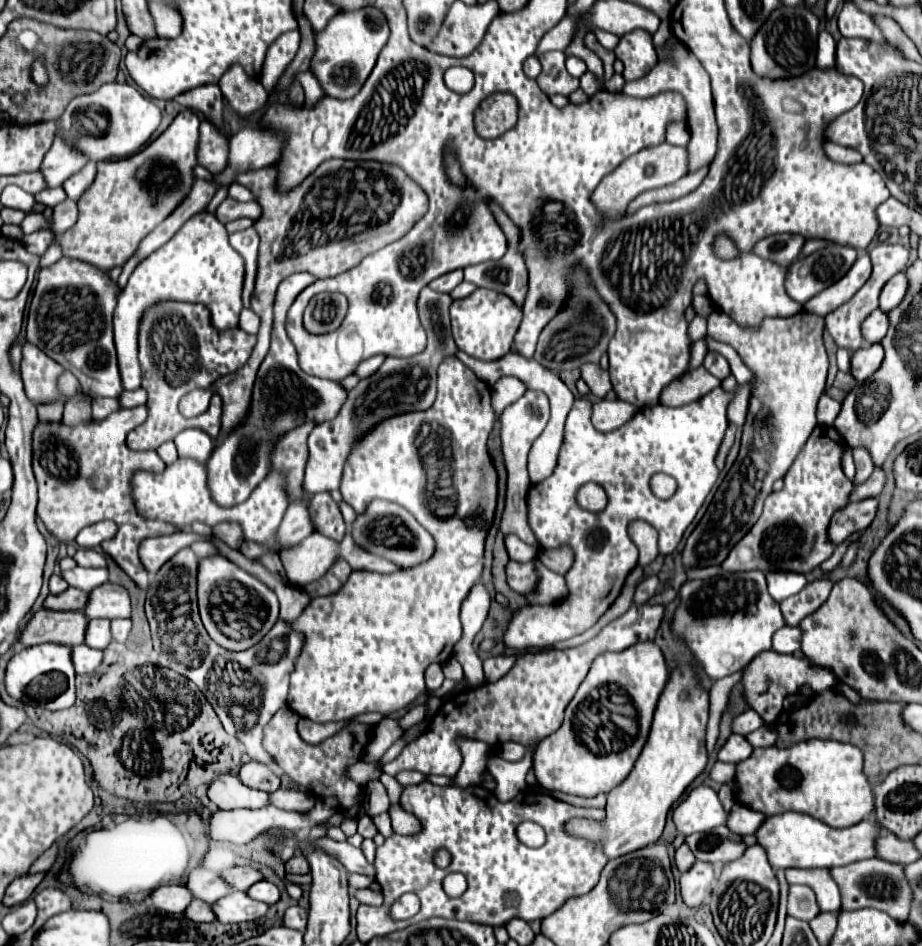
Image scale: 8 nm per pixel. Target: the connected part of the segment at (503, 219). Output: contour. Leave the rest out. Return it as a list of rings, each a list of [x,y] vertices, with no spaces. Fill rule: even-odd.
[[[489,202],[489,208],[497,224],[507,234],[511,246],[499,262],[483,262],[475,266],[467,266],[465,280],[481,288],[491,288],[501,294],[507,294],[517,304],[521,304],[521,300],[525,300],[525,294],[527,294],[527,266],[523,260],[523,254],[519,252],[521,232],[495,202]]]

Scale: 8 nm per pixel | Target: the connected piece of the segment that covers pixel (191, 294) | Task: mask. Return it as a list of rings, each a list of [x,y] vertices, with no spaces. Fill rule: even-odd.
[[[197,214],[189,218],[179,234],[175,234],[165,246],[145,258],[131,274],[127,286],[121,292],[121,300],[115,308],[115,348],[119,358],[121,382],[127,388],[141,386],[141,366],[137,362],[137,326],[141,312],[159,300],[181,300],[181,302],[203,302],[209,306],[213,326],[219,330],[235,328],[243,308],[243,260],[239,254],[231,254],[231,245],[225,225],[215,214]]]

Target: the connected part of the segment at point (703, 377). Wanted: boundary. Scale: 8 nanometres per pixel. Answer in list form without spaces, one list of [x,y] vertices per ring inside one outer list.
[[[703,366],[686,372],[672,381],[661,393],[660,403],[665,406],[681,406],[705,396],[709,390],[717,388],[721,380],[715,380]]]

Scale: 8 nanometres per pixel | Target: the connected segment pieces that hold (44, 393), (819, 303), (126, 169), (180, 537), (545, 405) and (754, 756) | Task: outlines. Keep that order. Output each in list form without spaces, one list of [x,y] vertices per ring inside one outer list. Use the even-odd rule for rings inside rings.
[[[29,342],[23,344],[21,354],[21,376],[27,398],[33,404],[51,404],[57,402],[57,398],[61,400],[63,394],[59,394],[57,378],[65,372],[65,368]]]
[[[861,254],[853,264],[853,268],[839,282],[825,288],[821,294],[815,294],[813,300],[803,304],[803,310],[815,312],[819,316],[827,316],[835,308],[851,300],[853,294],[865,284],[865,280],[869,280],[869,276],[871,276],[871,260],[867,254]]]
[[[189,109],[183,110],[171,122],[171,126],[141,152],[123,160],[101,162],[93,186],[85,190],[85,194],[77,200],[77,224],[69,228],[65,234],[56,234],[53,238],[53,242],[61,246],[63,256],[89,262],[105,272],[109,272],[115,266],[123,266],[133,256],[139,242],[159,222],[163,222],[173,212],[173,208],[189,194],[193,182],[193,166],[197,164],[195,150],[200,123],[195,113]],[[125,212],[137,214],[133,214],[131,218],[119,218],[119,214]],[[115,220],[119,220],[121,228],[115,228]]]
[[[177,532],[171,536],[157,536],[157,538],[145,538],[139,544],[139,558],[143,566],[147,568],[149,576],[155,576],[159,568],[181,548],[191,546],[197,540],[197,534],[193,532]]]
[[[527,390],[515,404],[505,408],[501,414],[501,450],[505,458],[505,468],[507,468],[507,494],[505,494],[505,510],[501,516],[499,530],[503,534],[513,532],[517,534],[525,544],[539,548],[539,540],[534,536],[527,515],[527,488],[529,488],[529,476],[527,476],[527,454],[535,438],[543,432],[549,420],[549,400],[543,392]]]
[[[811,738],[789,748],[753,748],[751,756],[735,766],[737,790],[733,798],[765,816],[795,810],[831,828],[849,828],[873,812],[873,788],[861,768],[861,750],[835,740]]]

